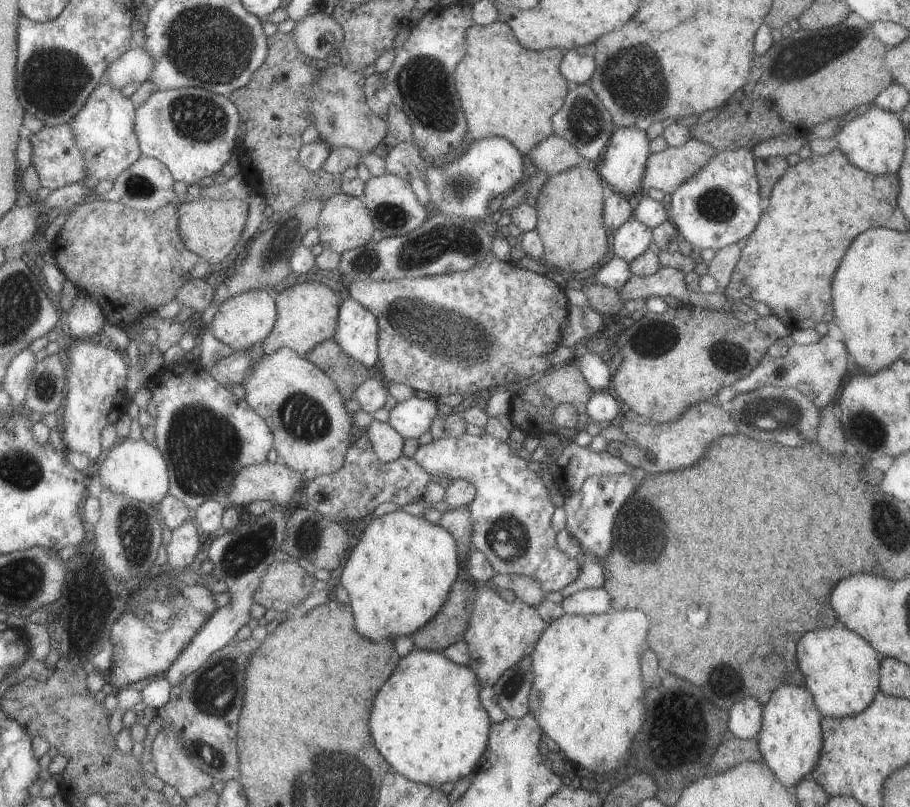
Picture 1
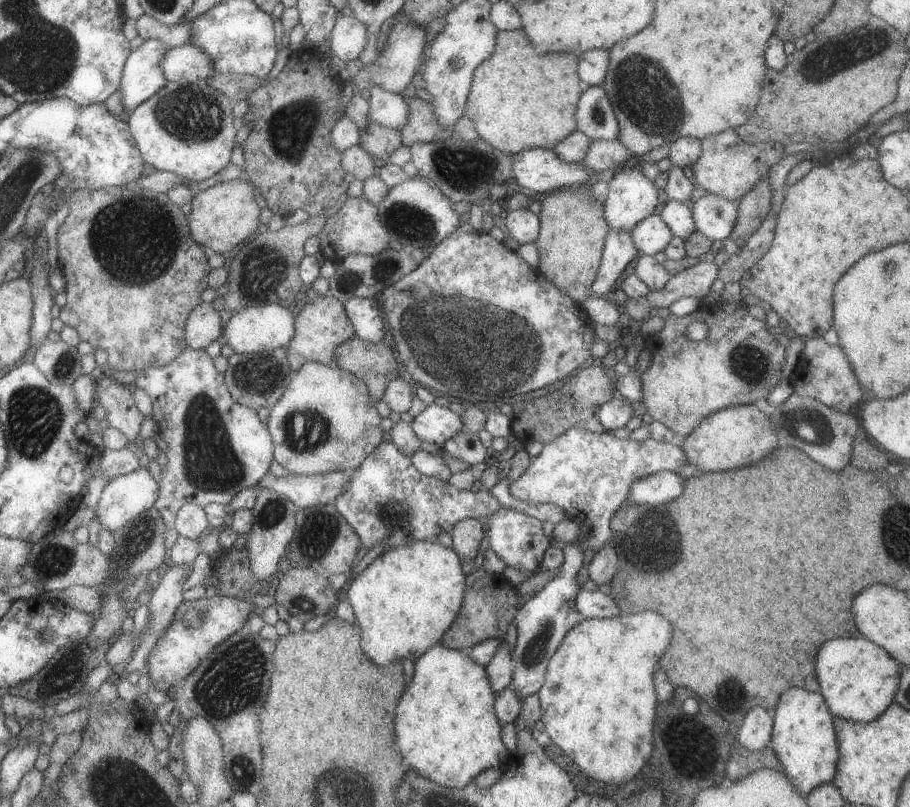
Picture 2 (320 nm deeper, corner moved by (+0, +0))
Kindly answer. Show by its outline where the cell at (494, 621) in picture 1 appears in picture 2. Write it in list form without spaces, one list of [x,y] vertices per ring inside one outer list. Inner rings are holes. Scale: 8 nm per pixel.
[[[506,637],[504,643],[493,655],[489,664],[484,666],[486,670],[491,690],[494,694],[500,693],[504,688],[511,687],[512,684],[512,649],[510,639]]]

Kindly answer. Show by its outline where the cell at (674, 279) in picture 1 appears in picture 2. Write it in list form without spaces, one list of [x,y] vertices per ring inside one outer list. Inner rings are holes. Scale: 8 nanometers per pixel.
[[[701,261],[670,276],[661,290],[649,291],[645,298],[654,310],[668,308],[681,297],[693,297],[703,302],[715,278],[718,278],[718,265],[713,261]]]

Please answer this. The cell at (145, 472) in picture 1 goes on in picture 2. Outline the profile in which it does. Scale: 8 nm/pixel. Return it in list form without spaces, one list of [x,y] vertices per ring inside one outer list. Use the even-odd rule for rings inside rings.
[[[137,467],[133,472],[123,475],[117,475],[109,480],[100,493],[97,501],[94,515],[97,517],[100,526],[115,532],[129,520],[133,520],[138,514],[154,506],[155,499],[158,495],[158,484],[147,468]]]

